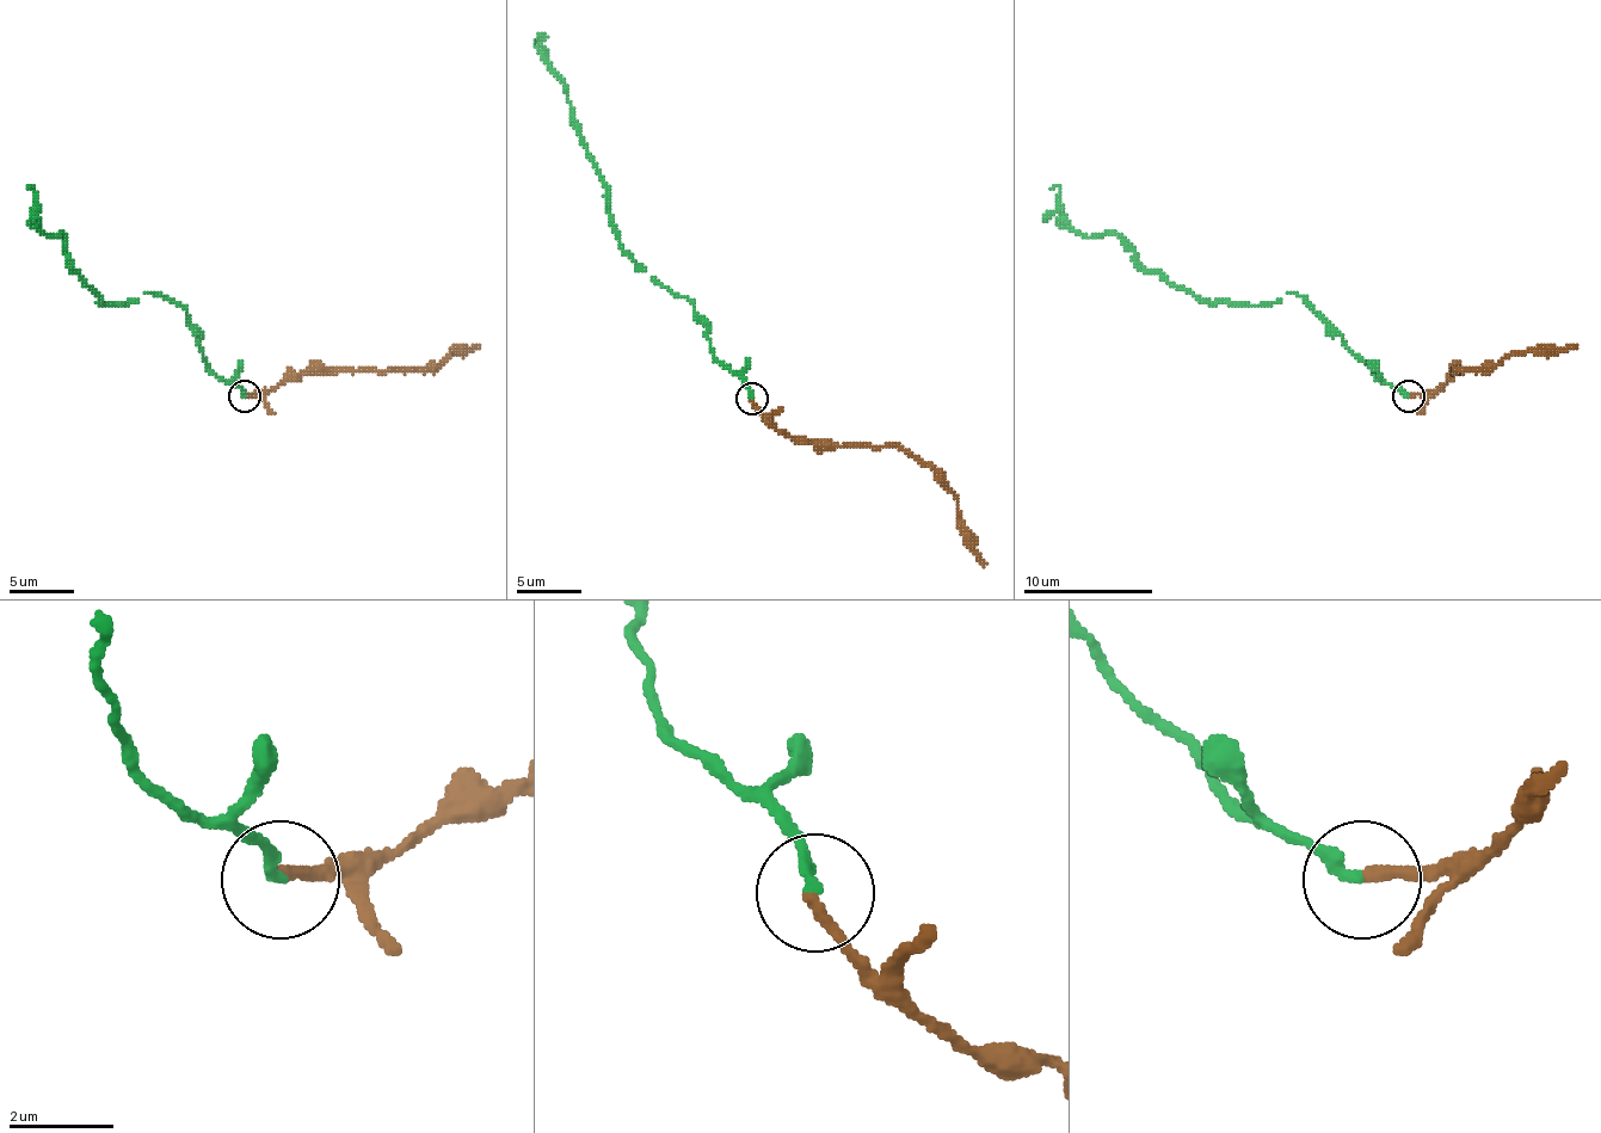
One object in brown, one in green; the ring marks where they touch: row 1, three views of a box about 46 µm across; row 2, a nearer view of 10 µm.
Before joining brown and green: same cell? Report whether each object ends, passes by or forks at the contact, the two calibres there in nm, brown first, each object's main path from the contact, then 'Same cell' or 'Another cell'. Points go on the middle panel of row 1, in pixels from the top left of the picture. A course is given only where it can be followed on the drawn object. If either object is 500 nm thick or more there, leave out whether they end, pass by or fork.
At the ring brown ends. At the ring green ends. Thickness 220 nm (brown) against 240 nm. Course of brown: (752, 398), (773, 424), (811, 443), (901, 447), (918, 456), (958, 502), (964, 543), (983, 566). Course of green: (752, 398), (714, 355), (694, 307), (622, 248), (609, 190), (558, 73), (535, 39). Another cell

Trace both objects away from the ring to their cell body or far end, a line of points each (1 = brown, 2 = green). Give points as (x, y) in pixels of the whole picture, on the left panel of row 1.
1: (245, 396), (265, 393), (303, 374), (433, 370), (450, 355), (475, 345)
2: (245, 396), (207, 364), (186, 312), (151, 293), (102, 302), (28, 189)

